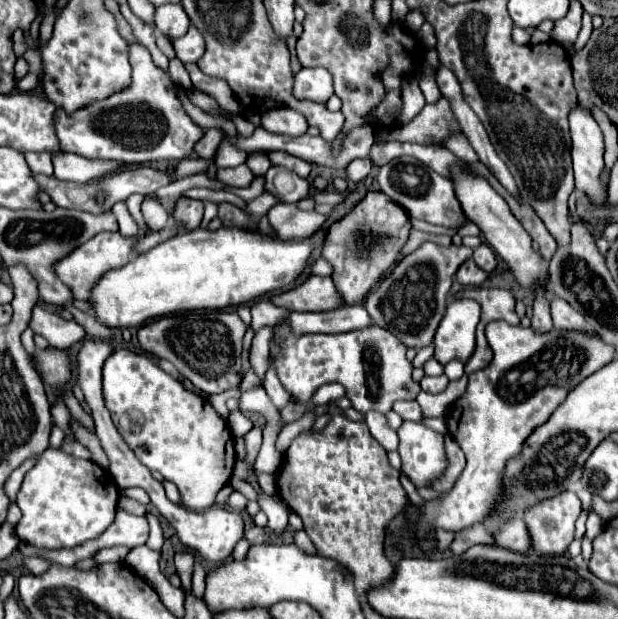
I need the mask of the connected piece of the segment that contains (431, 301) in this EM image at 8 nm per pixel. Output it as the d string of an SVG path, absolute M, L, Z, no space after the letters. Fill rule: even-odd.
M423 244L419 250L405 256L383 280L375 286L367 300L365 310L385 330L395 334L407 348L425 348L433 342L435 330L445 314L447 294L453 282L453 274L459 264L471 256L471 248L449 246L441 248L437 244Z

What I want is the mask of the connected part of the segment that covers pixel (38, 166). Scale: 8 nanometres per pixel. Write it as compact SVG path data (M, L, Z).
M27 152L25 154L25 160L29 164L29 168L35 172L35 174L45 174L45 176L53 176L53 164L51 164L51 156L41 152Z

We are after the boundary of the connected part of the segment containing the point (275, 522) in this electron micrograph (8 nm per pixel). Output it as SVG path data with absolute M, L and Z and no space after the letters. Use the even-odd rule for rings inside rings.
M253 482L251 486L257 490L257 494L259 494L259 506L261 506L261 510L267 514L267 518L269 518L269 524L267 524L267 526L275 532L275 536L283 534L283 532L287 530L287 526L289 526L289 524L287 524L289 512L285 510L285 506L281 506L279 502L275 502L271 494L265 494L265 492L257 486L257 482Z

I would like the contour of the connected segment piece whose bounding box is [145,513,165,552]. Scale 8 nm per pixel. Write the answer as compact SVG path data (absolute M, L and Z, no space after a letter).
M146 513L145 517L147 518L150 527L149 538L146 545L153 550L161 552L165 538L160 523L155 516L149 513Z

